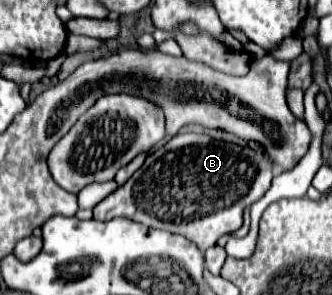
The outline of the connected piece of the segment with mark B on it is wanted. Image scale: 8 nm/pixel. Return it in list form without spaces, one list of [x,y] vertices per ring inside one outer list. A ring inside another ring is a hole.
[[[178,133],[158,151],[150,153],[136,171],[122,187],[110,193],[94,207],[96,221],[110,221],[114,217],[126,217],[136,223],[142,223],[152,229],[164,229],[176,235],[186,237],[192,241],[200,251],[210,249],[216,241],[242,227],[242,213],[246,207],[256,203],[268,189],[274,177],[274,169],[270,159],[264,153],[256,153],[248,147],[248,141],[222,141],[210,135],[194,135],[194,133]]]

